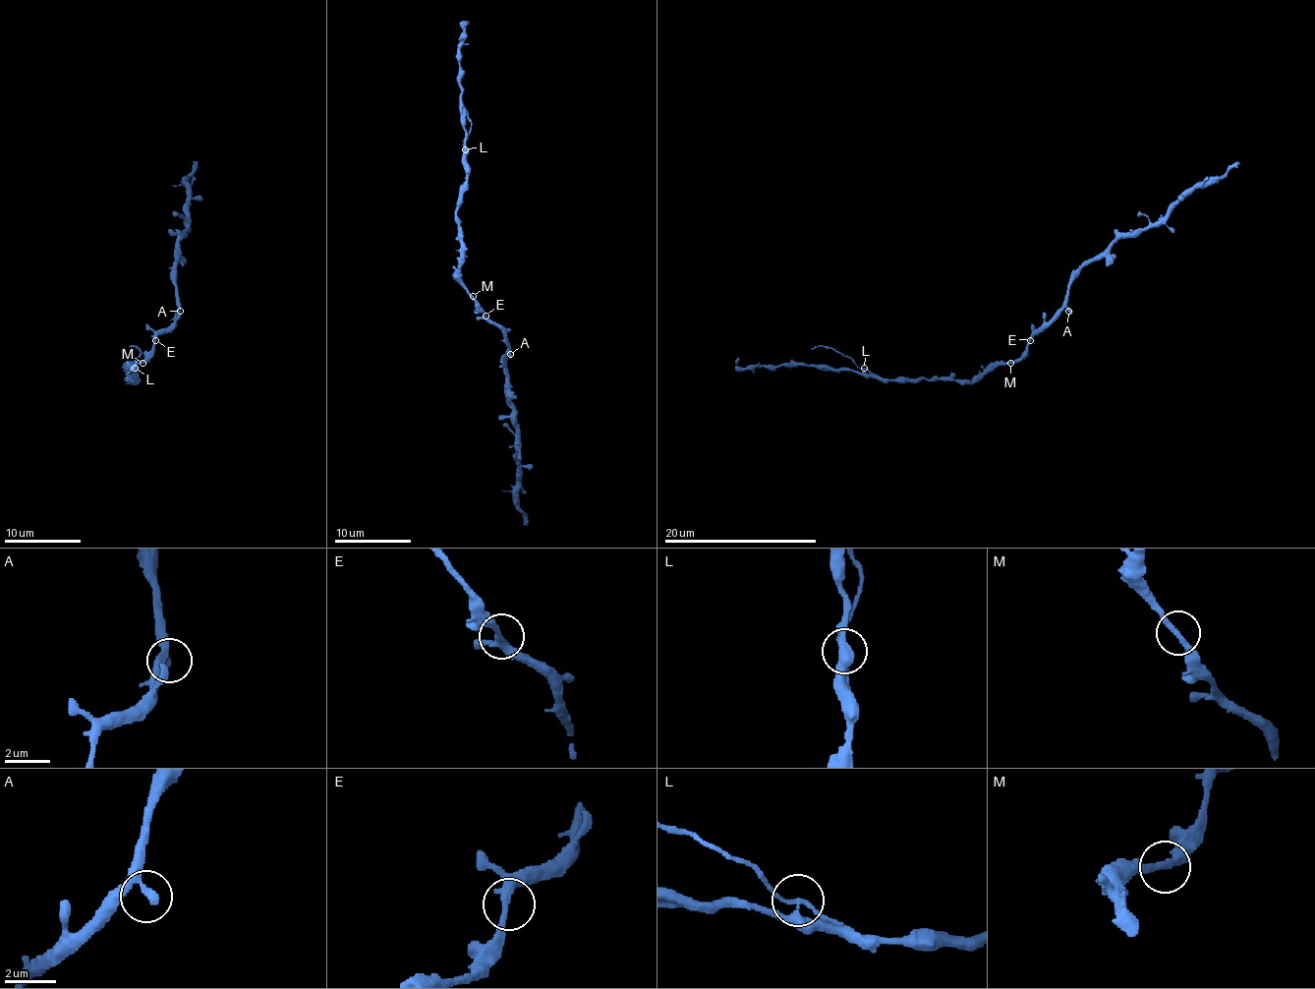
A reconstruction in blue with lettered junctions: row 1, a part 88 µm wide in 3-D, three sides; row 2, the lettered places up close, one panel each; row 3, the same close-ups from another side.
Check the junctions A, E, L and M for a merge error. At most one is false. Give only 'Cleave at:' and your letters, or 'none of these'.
Cleave at: L

